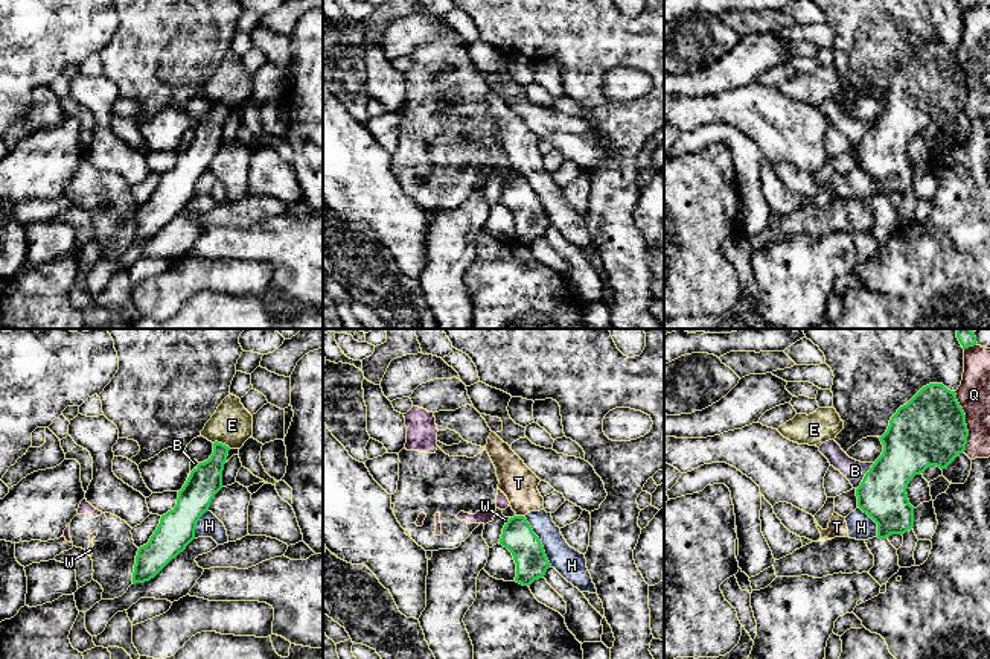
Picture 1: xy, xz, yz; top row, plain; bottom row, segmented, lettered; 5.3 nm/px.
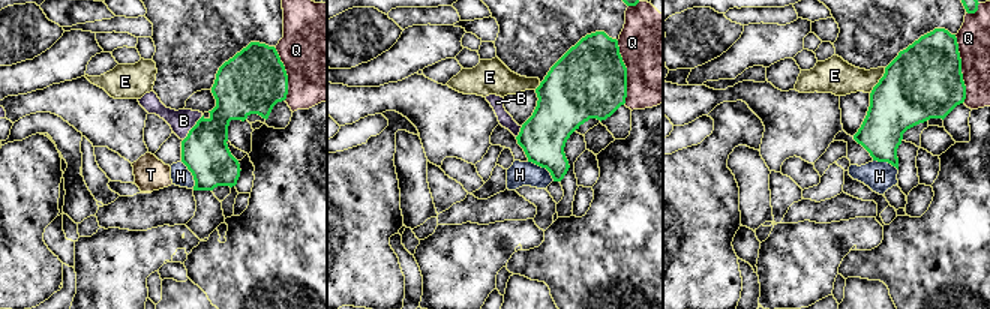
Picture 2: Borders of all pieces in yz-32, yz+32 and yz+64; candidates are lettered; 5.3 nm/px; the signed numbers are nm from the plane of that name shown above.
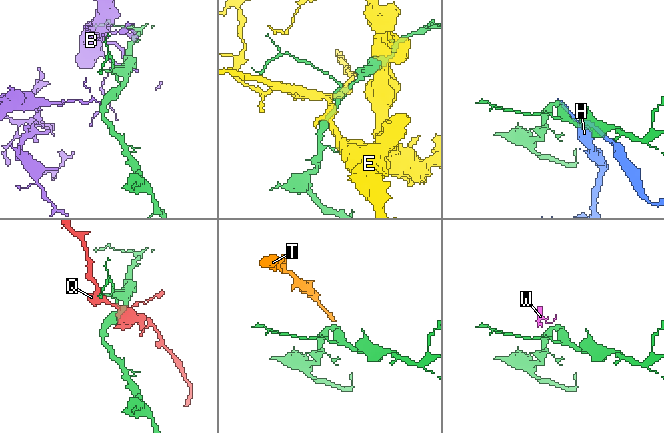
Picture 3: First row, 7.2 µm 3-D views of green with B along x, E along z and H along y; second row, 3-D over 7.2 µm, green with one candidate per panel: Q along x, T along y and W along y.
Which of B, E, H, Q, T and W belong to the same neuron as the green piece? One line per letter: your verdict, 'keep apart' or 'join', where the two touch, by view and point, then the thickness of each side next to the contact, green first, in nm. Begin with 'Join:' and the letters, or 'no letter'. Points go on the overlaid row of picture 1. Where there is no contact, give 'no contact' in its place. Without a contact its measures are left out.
Join: no letter
B: keep apart; meets green in yz at (864, 477); 260 nm thick on the green side, 110 nm on the other
E: keep apart; meets green in xy at (221, 443); 170 nm thick on the green side, 220 nm on the other
H: keep apart; meets green in xz at (539, 542); 170 nm thick on the green side, 160 nm on the other
Q: keep apart; meets green in yz at (964, 422); 380 nm thick on the green side, 180 nm on the other
T: keep apart; meets green in xz at (521, 516); 170 nm thick on the green side, 190 nm on the other
W: keep apart; meets green in xz at (507, 521); 170 nm thick on the green side, 20 nm on the other

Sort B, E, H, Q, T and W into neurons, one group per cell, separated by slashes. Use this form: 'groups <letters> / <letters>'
groups B / E / H T / Q / W

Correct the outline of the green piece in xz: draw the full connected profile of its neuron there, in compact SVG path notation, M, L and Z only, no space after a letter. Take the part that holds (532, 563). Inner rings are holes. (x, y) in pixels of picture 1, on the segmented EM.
M513 516L506 522L500 545L512 552L516 563L515 581L522 586L542 578L551 566L539 537L524 516Z

